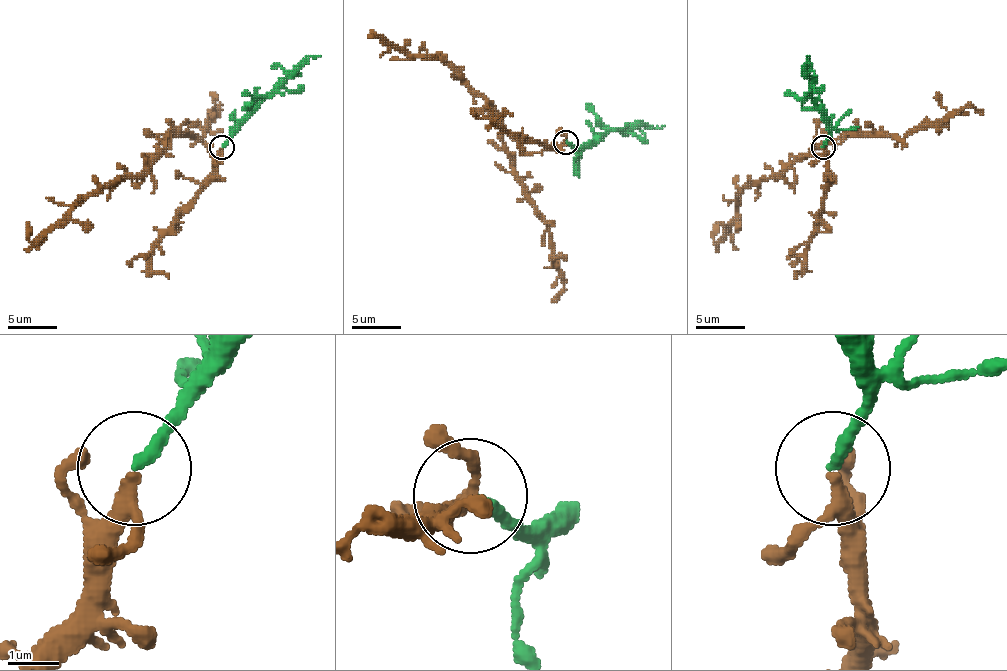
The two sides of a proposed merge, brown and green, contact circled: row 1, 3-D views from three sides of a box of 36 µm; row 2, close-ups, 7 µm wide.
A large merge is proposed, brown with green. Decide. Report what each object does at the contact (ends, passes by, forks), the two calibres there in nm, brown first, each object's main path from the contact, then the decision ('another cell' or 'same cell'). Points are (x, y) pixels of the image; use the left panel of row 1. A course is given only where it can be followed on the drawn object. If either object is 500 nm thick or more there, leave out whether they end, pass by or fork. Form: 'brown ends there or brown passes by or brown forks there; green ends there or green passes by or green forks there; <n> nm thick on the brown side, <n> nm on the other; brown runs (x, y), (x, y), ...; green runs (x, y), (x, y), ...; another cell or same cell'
brown passes by; green ends there; 240 nm thick on the brown side, 240 nm on the other; brown runs (222, 149), (203, 181), (183, 178), (166, 154), (137, 176), (85, 195), (34, 242), (26, 222); green runs (222, 146), (230, 134), (310, 56), (320, 56); same cell

